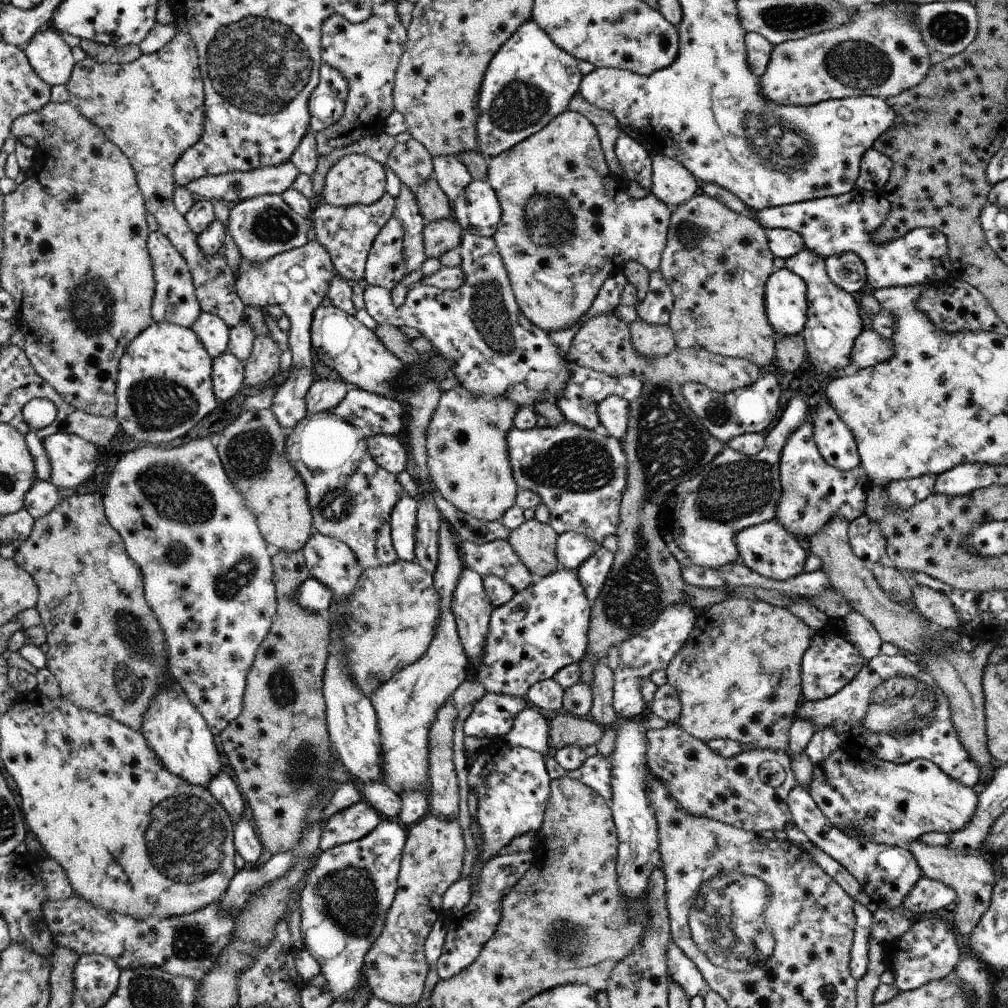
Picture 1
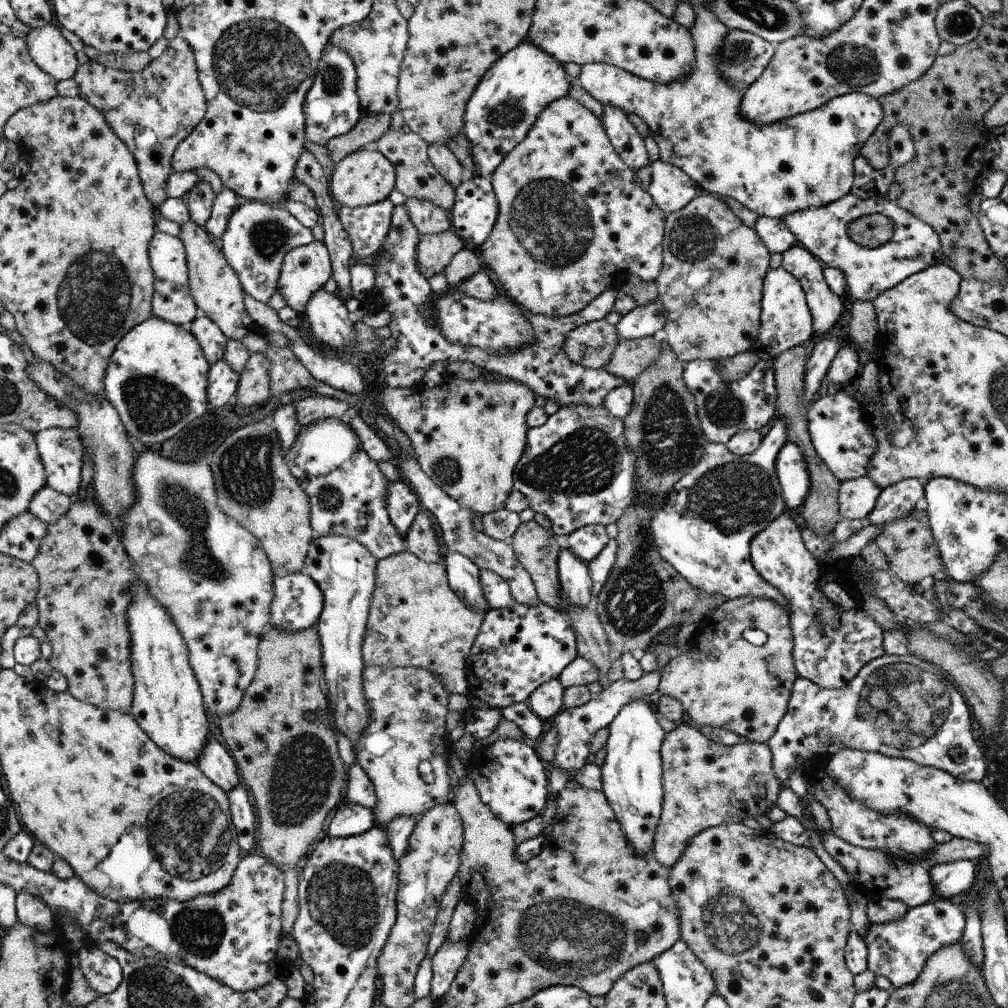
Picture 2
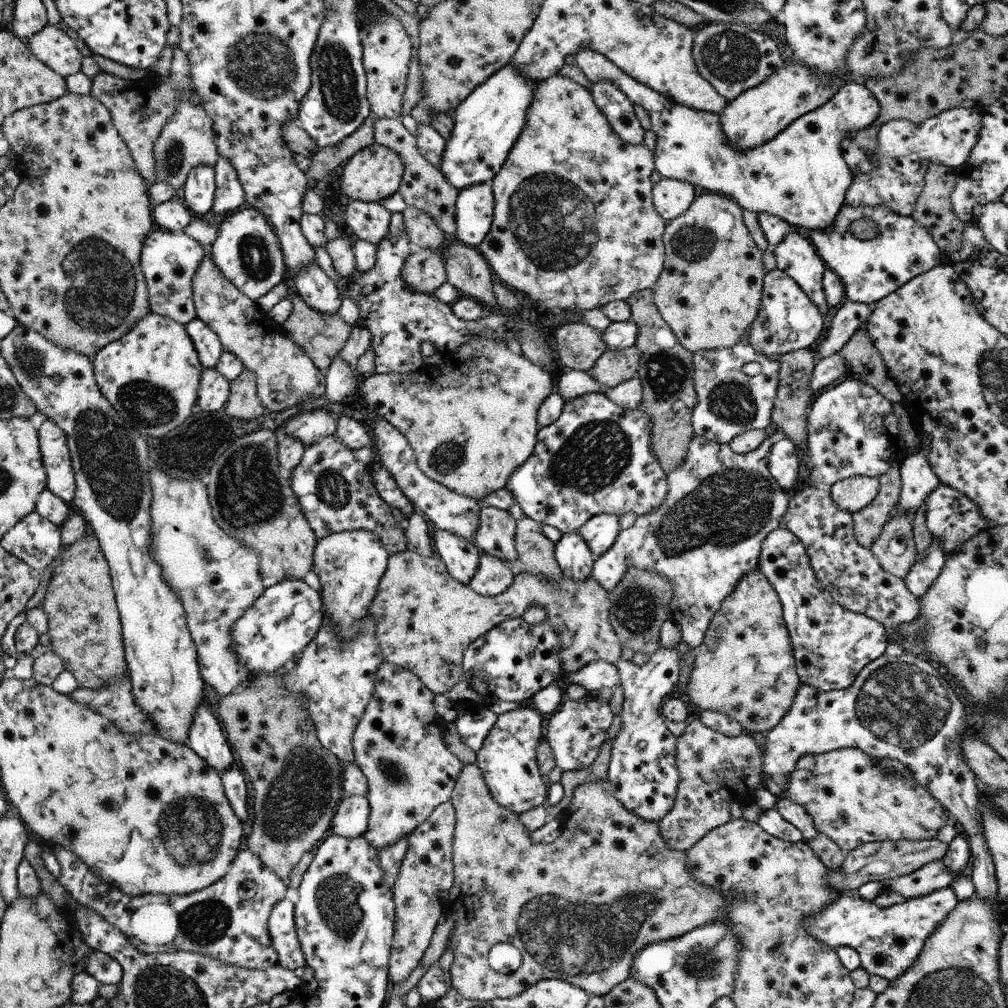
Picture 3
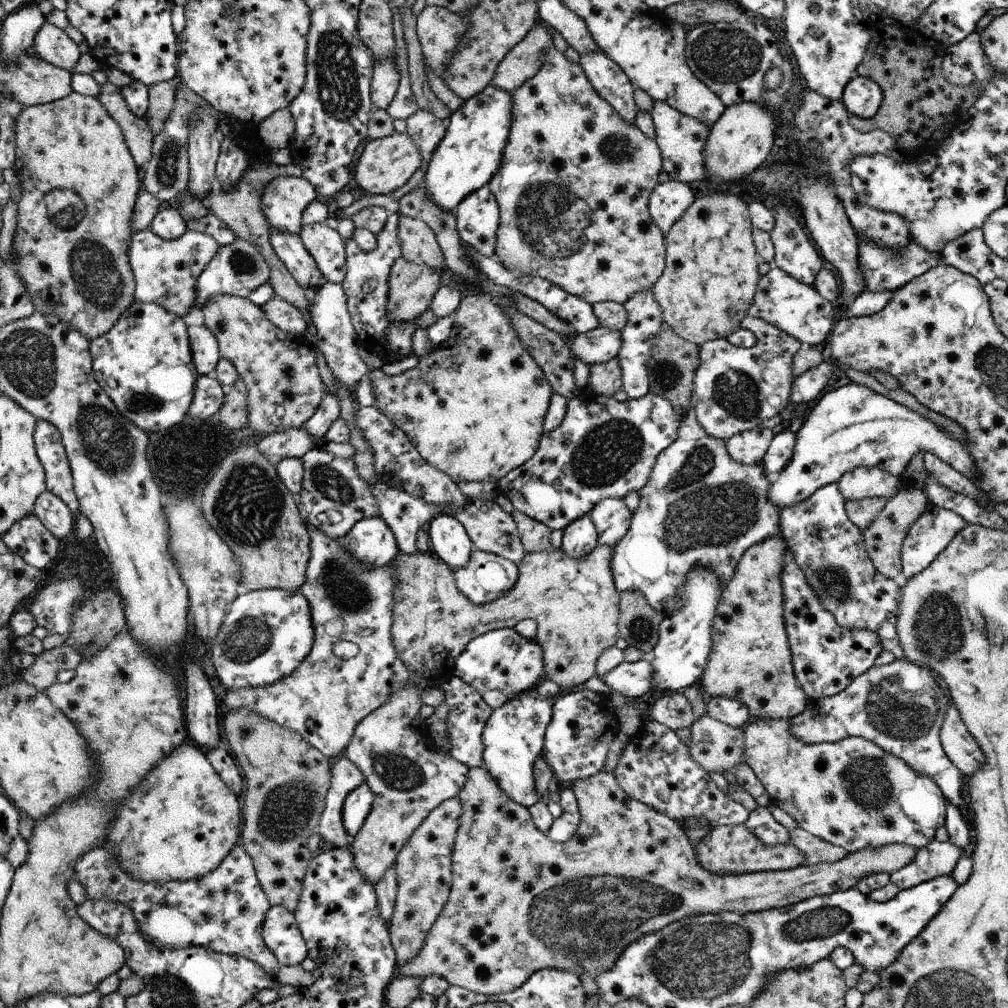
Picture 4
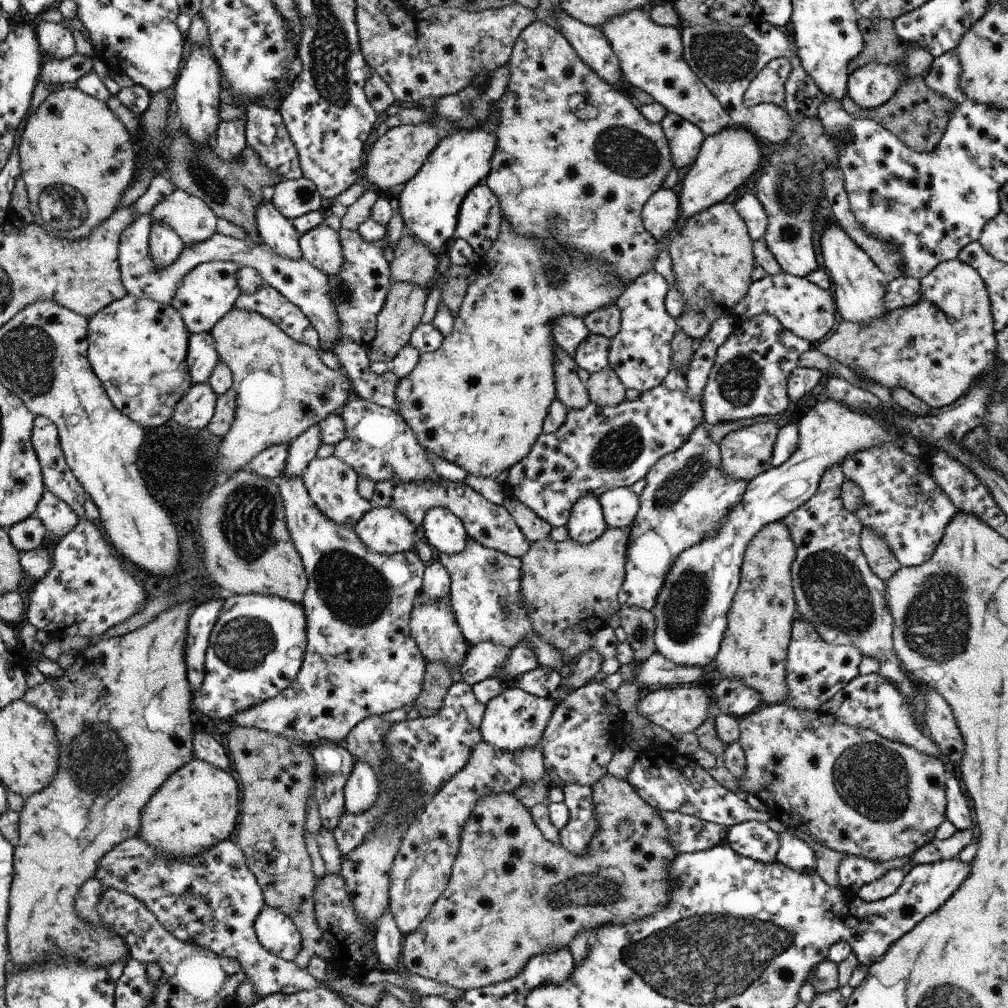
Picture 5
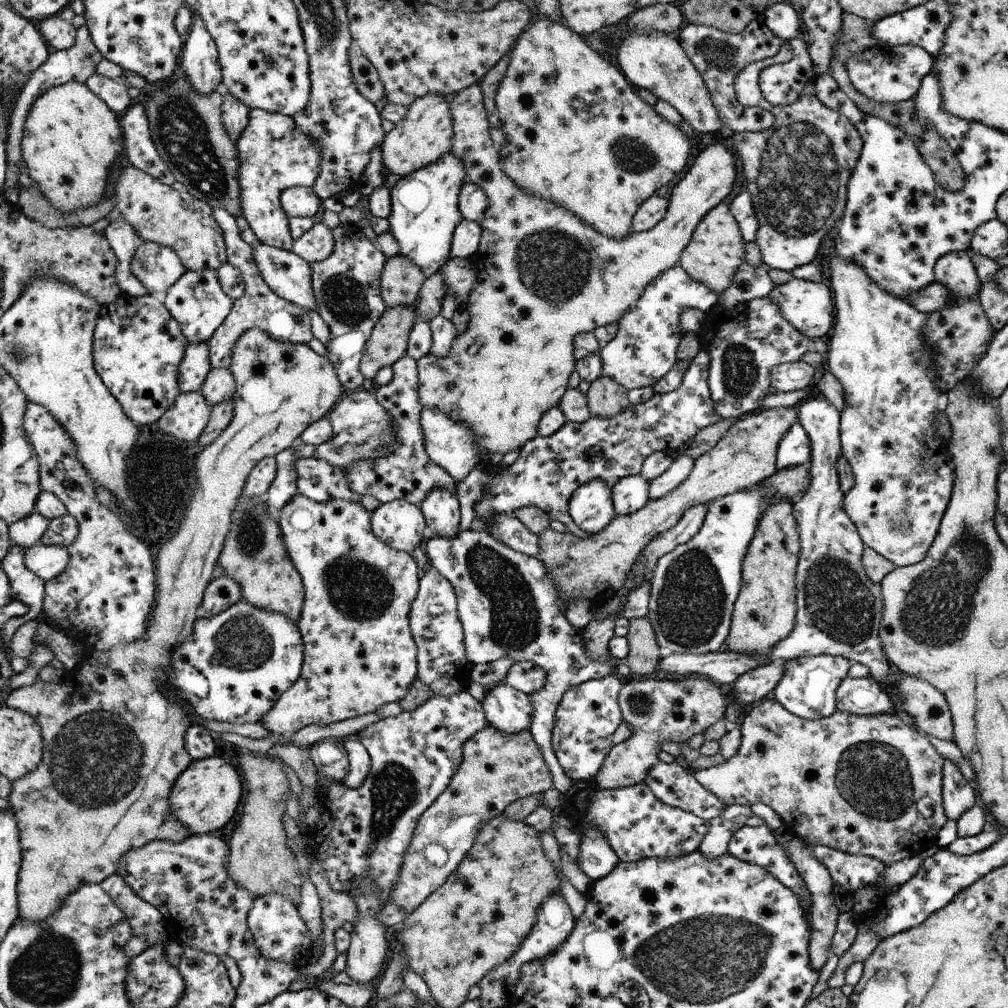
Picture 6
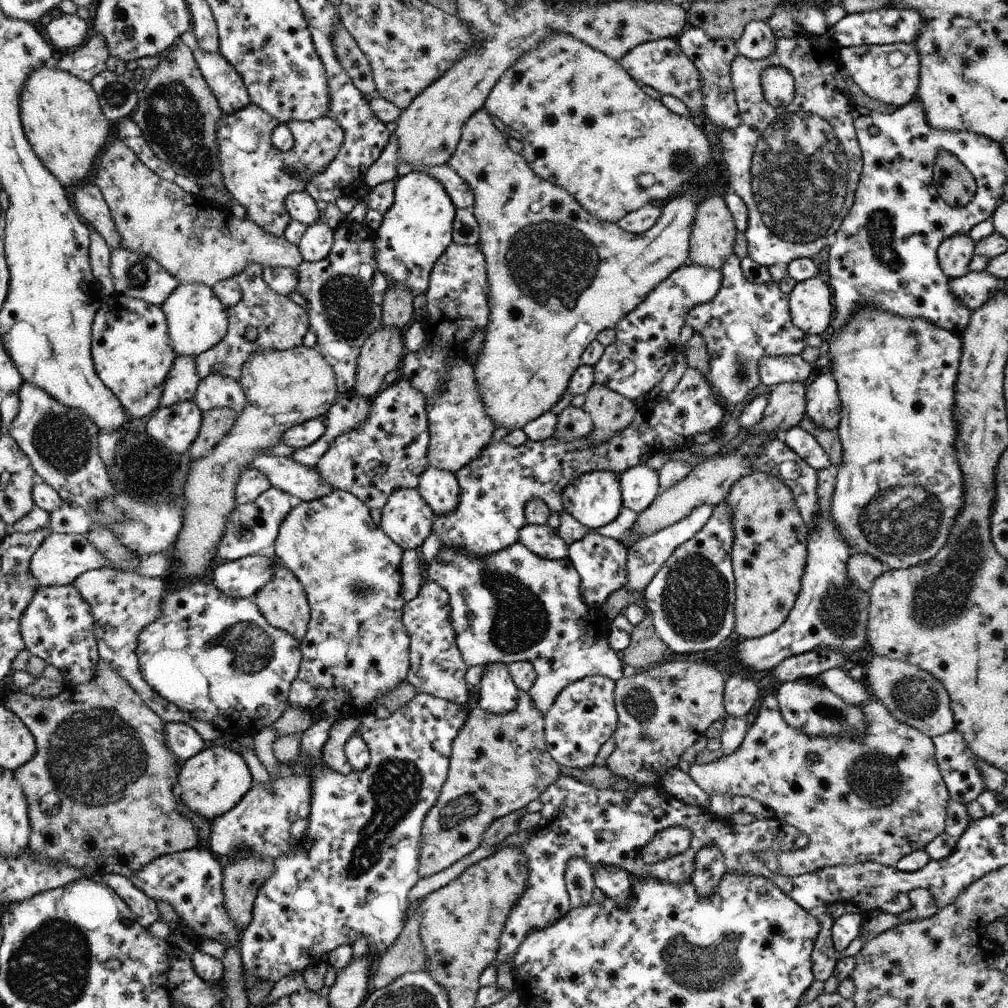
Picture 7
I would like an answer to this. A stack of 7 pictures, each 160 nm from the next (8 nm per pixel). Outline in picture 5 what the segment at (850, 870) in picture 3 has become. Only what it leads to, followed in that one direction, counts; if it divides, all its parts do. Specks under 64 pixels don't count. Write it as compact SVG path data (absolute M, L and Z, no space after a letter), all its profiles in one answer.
M608 772L591 786L591 799L597 829L589 840L587 851L584 854L575 855L571 851L566 850L561 844L556 845L551 840L544 838L538 824L532 818L529 808L524 806L524 803L520 802L513 792L489 794L487 797L482 798L476 804L474 812L472 812L466 822L466 826L464 826L461 845L459 846L460 858L455 858L456 870L452 870L452 886L448 886L448 890L444 890L442 896L435 902L434 908L428 913L426 920L420 924L419 928L414 933L404 937L401 950L401 966L412 974L437 980L454 988L461 988L464 991L479 989L514 978L517 974L523 972L528 961L536 955L553 953L565 947L569 950L572 940L582 930L594 932L595 929L607 924L631 923L646 918L666 907L673 889L669 870L671 869L672 861L675 861L676 855L680 853L671 843L667 822L664 822L659 811L655 807L650 806L626 779L612 776Z

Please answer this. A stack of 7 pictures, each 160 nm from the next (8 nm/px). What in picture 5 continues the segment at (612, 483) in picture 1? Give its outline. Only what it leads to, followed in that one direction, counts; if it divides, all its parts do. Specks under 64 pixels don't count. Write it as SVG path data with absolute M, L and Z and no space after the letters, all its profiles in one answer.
M734 315L720 317L711 326L711 332L700 341L700 346L689 363L686 374L688 389L684 392L673 391L660 384L646 393L640 393L636 400L624 400L606 406L590 401L583 409L570 409L564 424L556 432L543 432L531 452L518 464L511 466L506 491L531 507L540 518L555 528L567 525L571 510L579 498L585 495L600 496L610 489L630 487L634 482L645 478L662 456L678 450L684 441L690 440L694 430L706 422L702 406L703 393L715 364L717 350L734 332L736 321Z

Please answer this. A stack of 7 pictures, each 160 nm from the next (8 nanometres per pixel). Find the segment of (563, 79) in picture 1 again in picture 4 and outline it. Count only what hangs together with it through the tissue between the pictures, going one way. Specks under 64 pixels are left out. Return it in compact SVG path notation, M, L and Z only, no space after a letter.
M488 85L482 93L475 94L471 99L465 99L448 118L446 134L434 151L425 172L425 180L420 187L424 187L427 197L438 206L454 211L461 204L464 197L482 189L490 182L500 168L506 143L511 129L513 109L513 94L503 88Z

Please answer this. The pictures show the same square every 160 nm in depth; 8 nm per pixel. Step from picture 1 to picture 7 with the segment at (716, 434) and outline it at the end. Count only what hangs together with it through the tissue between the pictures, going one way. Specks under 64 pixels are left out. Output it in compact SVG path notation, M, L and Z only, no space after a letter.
M734 254L726 265L722 265L721 271L723 282L719 293L710 302L691 309L687 314L686 324L690 325L694 332L701 334L706 341L710 367L706 375L707 380L721 397L722 404L730 410L736 404L749 400L752 390L761 383L760 359L767 356L800 355L807 348L807 334L792 322L789 295L776 281L762 284L748 282L742 272L741 260Z

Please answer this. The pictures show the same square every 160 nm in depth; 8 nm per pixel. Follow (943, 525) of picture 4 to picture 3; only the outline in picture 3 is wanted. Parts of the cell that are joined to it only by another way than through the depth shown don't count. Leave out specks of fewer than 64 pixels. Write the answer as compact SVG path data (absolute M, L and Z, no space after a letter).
M933 538L926 558L916 560L903 578L908 590L919 599L923 597L940 574L946 558L941 545Z

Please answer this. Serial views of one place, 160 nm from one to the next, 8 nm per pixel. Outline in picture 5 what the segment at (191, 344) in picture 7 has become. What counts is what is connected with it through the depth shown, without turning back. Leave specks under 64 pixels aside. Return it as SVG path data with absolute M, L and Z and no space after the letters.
M210 261L196 266L183 278L170 304L182 314L190 333L210 333L219 320L234 308L242 294L236 278L239 268L236 261Z

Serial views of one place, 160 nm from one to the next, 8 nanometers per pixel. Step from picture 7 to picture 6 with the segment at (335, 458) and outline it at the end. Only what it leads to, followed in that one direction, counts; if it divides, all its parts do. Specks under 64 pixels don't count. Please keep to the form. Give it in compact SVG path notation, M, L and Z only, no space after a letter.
M407 354L396 361L392 380L384 386L375 386L375 395L379 403L395 418L397 424L397 443L389 455L374 459L373 462L360 461L344 467L349 480L349 487L362 498L370 494L381 504L396 499L406 499L408 502L421 506L428 493L434 489L458 490L458 481L448 474L447 470L438 466L427 453L423 435L422 412L424 410L419 398L419 367L415 358Z

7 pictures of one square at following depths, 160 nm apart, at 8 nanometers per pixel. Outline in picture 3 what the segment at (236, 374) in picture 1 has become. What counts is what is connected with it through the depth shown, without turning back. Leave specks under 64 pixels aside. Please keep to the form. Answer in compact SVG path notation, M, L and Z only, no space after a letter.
M216 367L203 369L199 388L200 410L204 412L218 410L227 404L230 396L231 380L220 374Z

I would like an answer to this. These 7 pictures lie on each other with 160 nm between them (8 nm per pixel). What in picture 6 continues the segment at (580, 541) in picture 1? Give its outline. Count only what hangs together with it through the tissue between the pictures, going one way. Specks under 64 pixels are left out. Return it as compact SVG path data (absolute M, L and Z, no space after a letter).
M640 476L624 477L612 488L616 516L629 515L649 501L650 482Z

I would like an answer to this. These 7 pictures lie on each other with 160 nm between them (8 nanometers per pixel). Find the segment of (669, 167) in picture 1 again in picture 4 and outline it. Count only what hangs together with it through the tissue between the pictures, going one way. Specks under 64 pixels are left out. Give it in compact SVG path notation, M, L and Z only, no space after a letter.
M668 179L662 182L650 198L650 213L660 230L667 234L696 200L688 183Z

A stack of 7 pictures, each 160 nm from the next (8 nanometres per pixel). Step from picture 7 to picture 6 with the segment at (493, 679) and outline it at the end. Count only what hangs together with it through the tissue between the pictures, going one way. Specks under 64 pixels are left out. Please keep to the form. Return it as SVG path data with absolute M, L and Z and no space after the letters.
M506 682L489 689L483 700L488 724L507 735L522 733L534 720L534 700Z

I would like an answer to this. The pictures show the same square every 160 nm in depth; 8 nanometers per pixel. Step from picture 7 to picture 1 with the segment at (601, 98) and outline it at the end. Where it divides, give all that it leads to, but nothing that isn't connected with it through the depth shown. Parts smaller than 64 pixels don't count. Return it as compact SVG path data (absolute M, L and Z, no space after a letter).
M568 110L552 120L550 124L539 130L538 133L516 144L516 150L507 150L496 157L488 157L487 159L488 181L494 187L503 211L502 224L496 229L492 238L495 239L496 246L499 247L499 253L503 257L508 278L514 287L515 298L518 300L523 313L537 327L540 327L549 335L553 331L568 329L580 322L581 318L591 309L595 298L599 294L599 290L605 284L607 278L622 272L628 261L638 261L649 272L659 268L664 249L667 246L667 234L670 232L671 214L674 211L667 203L656 198L656 195L653 195L651 192L648 192L642 199L632 199L624 190L618 188L618 180L616 180L616 176L610 174L604 151L600 148L597 130L585 116Z

